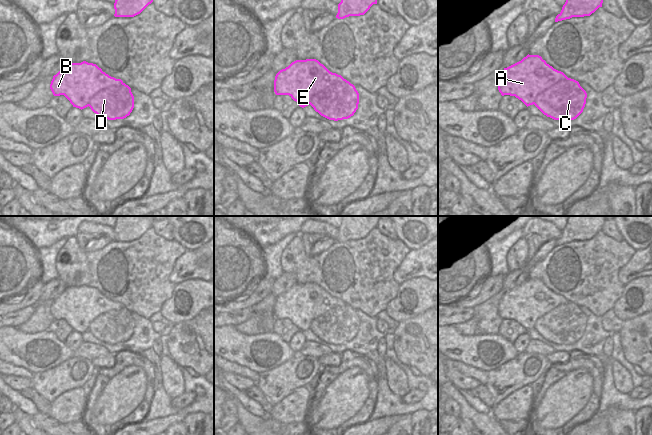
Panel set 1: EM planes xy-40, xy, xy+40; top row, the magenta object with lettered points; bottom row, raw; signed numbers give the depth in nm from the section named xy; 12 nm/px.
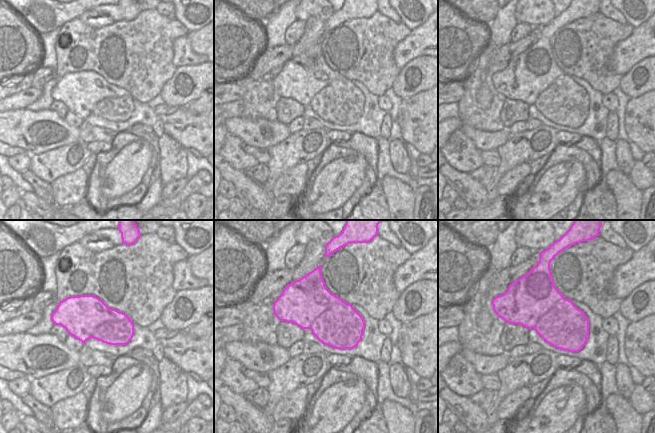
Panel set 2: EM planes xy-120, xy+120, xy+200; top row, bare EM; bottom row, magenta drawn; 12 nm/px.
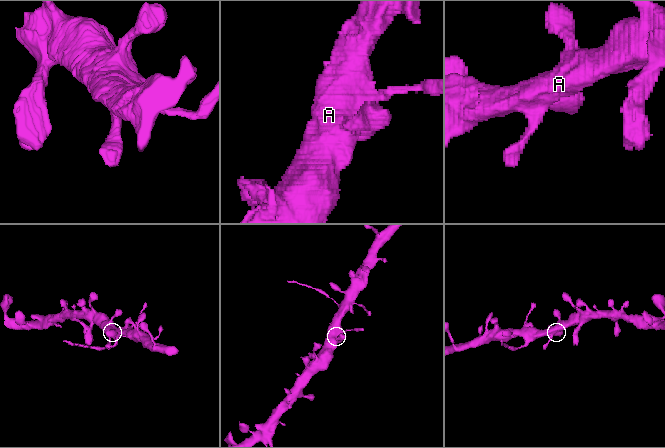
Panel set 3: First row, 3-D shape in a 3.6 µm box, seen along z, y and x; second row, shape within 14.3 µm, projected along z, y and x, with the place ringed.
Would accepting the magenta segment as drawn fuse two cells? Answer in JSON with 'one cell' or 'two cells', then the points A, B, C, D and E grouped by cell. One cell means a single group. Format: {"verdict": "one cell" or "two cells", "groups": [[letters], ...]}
{"verdict": "two cells", "groups": [["A", "B", "E"], ["C", "D"]]}

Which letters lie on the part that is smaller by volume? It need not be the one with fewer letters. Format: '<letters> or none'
C, D

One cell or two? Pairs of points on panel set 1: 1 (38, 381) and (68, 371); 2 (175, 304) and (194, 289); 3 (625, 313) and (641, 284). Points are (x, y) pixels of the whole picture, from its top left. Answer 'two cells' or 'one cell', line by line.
1: one cell
2: one cell
3: one cell

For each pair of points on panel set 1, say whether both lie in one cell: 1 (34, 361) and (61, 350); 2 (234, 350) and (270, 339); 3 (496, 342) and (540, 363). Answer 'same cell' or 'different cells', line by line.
1: same cell
2: same cell
3: different cells

